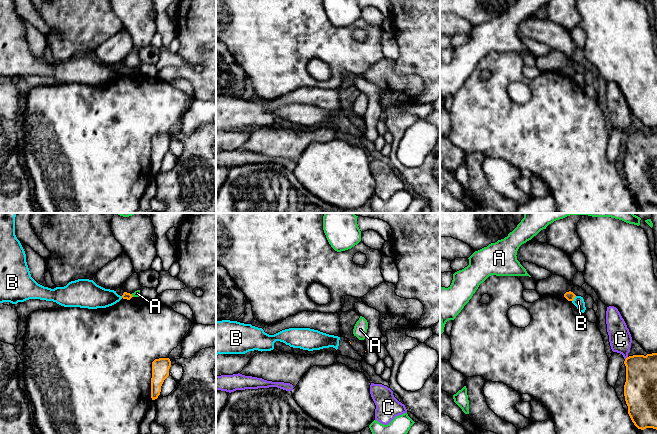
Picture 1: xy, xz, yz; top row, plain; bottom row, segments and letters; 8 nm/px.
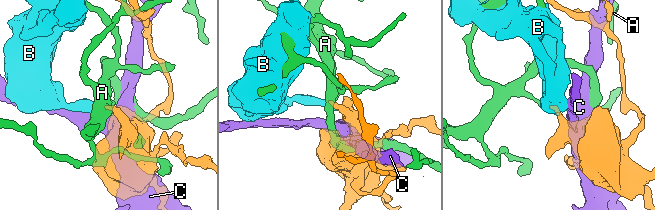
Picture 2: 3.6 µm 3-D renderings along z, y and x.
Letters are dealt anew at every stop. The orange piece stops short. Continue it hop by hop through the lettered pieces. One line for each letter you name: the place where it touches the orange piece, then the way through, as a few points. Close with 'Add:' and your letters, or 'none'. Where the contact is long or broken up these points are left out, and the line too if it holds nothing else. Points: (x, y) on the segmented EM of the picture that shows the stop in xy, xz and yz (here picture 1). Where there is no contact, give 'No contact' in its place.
Add: none

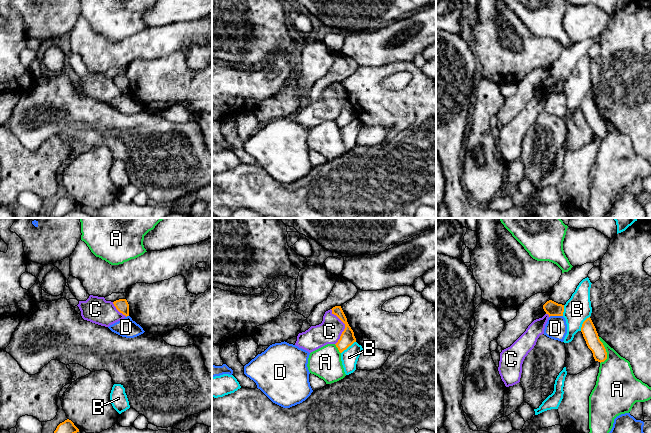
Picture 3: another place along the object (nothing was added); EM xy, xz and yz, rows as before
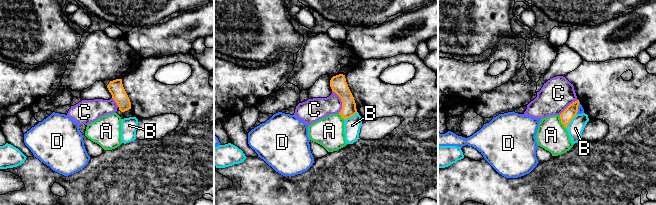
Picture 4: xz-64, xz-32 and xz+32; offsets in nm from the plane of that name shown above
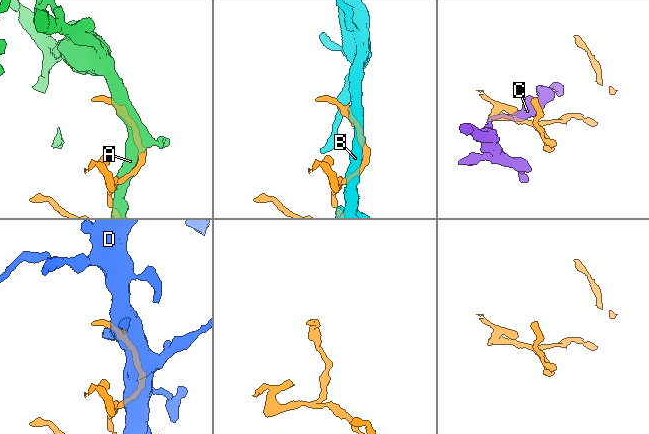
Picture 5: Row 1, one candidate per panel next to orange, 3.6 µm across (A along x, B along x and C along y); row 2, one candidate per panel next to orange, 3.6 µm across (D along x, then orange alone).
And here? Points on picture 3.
Add: none

